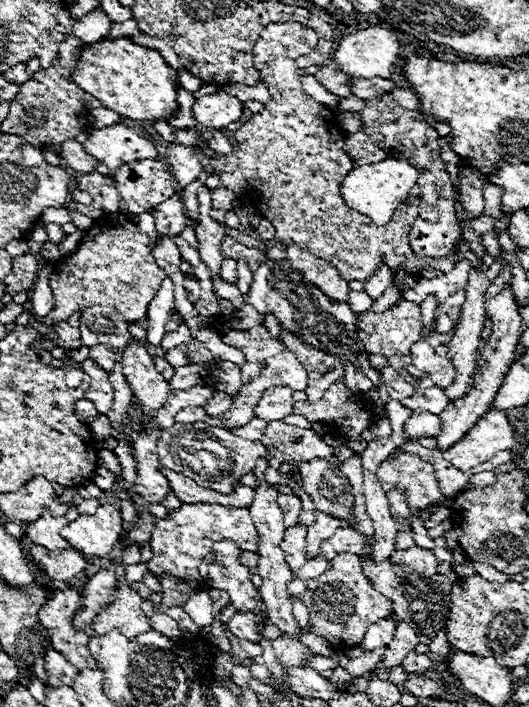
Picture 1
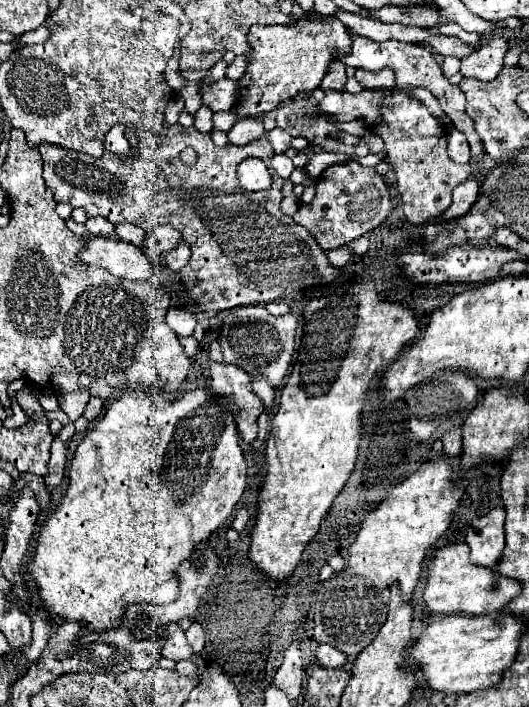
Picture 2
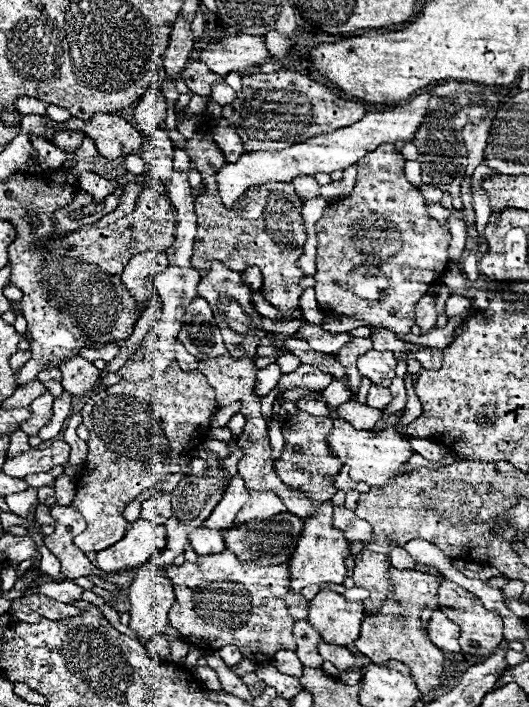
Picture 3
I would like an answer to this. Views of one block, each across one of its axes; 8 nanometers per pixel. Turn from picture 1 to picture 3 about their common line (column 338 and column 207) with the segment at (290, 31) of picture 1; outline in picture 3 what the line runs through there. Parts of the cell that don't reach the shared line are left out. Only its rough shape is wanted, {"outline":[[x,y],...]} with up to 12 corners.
{"outline":[[200,124],[186,152],[206,194],[194,200],[192,268],[258,266],[262,294],[302,318],[306,226],[290,182],[220,204],[224,154]]}

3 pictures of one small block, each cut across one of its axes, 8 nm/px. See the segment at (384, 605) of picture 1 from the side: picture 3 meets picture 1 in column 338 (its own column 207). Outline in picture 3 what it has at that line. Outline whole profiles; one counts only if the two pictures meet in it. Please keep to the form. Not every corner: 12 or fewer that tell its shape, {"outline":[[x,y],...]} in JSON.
{"outline":[[226,550],[166,576],[168,618],[208,652],[296,650],[308,602],[288,566]]}

